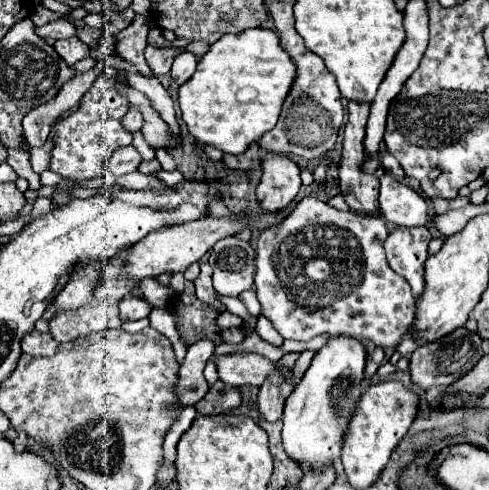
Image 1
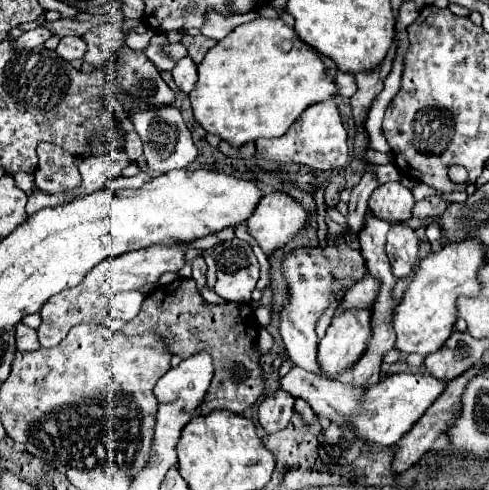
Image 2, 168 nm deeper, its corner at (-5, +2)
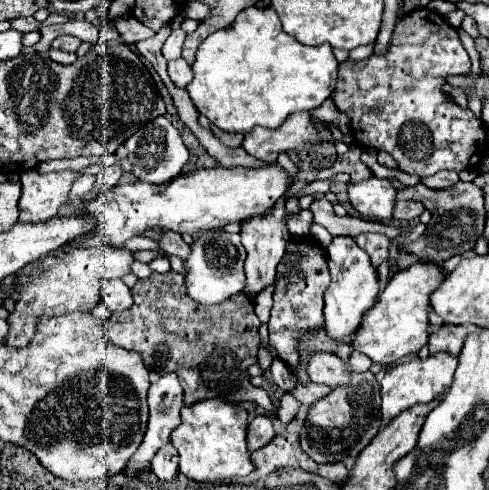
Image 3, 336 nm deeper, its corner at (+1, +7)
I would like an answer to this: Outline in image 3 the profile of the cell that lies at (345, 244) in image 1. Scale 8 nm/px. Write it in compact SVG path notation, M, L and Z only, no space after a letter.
M321 350L309 354L307 374L311 382L327 384L329 388L349 384L349 370L345 368L345 364L335 354L321 352Z

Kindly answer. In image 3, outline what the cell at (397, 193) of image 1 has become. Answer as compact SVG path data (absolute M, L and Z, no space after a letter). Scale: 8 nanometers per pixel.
M373 176L367 182L349 184L349 200L359 214L377 220L387 220L393 216L397 188L389 180Z

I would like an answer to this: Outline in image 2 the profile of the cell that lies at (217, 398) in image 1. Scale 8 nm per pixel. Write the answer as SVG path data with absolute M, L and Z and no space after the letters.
M177 279L169 285L153 289L145 297L139 315L133 321L125 323L121 329L121 333L127 337L143 335L145 331L161 333L169 353L179 359L187 359L201 351L211 355L215 373L203 397L203 403L195 409L197 415L205 415L215 409L243 413L263 393L263 371L259 365L259 353L255 351L259 323L255 319L251 303L225 301L211 305L199 295L193 279Z

